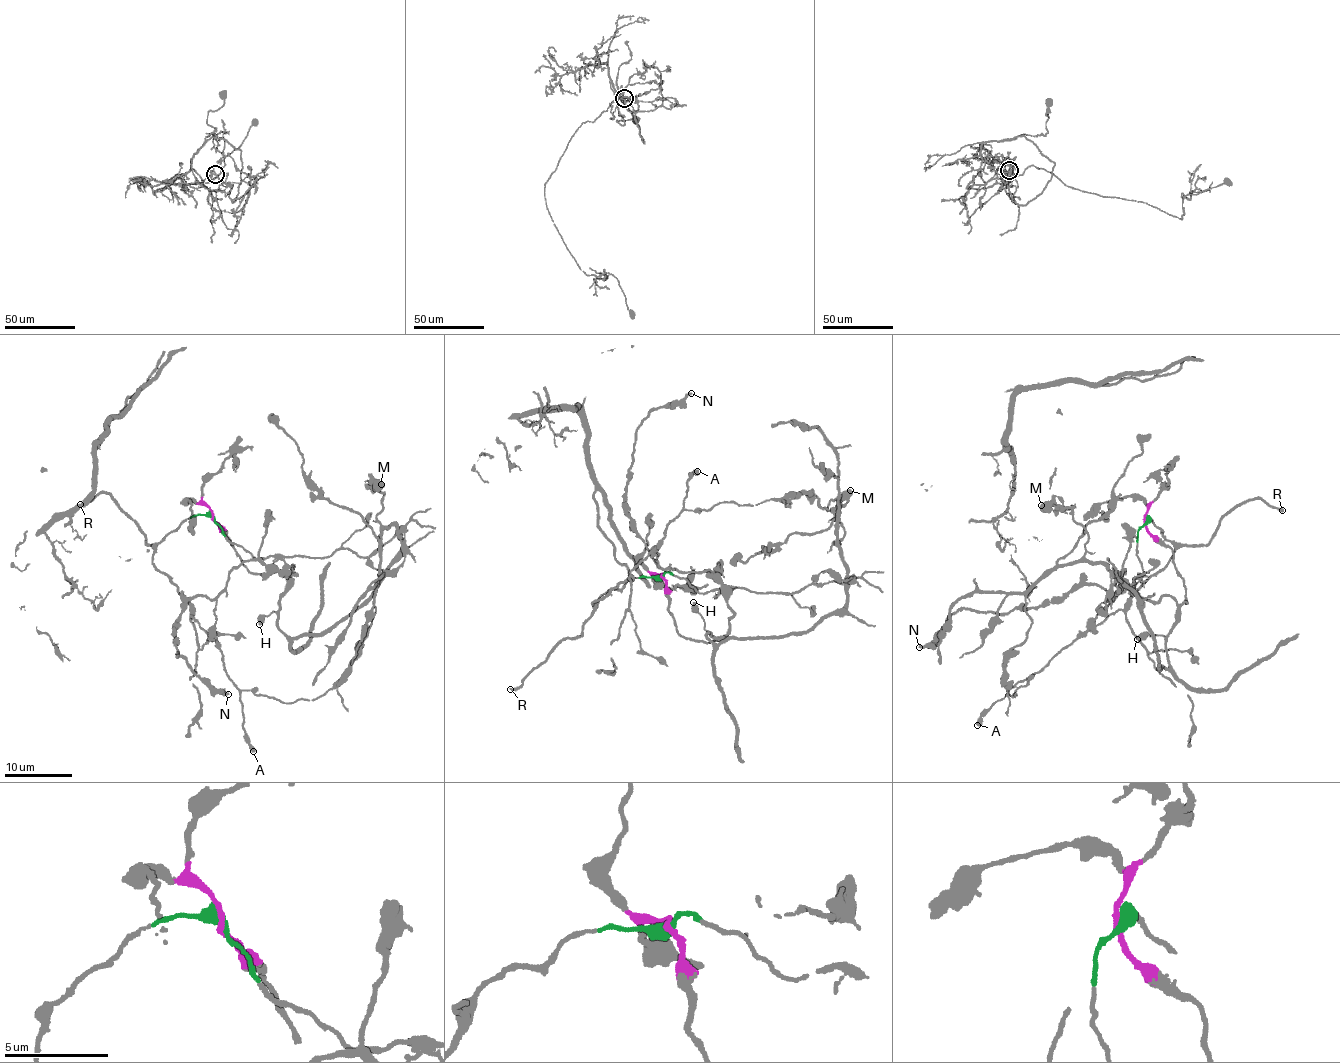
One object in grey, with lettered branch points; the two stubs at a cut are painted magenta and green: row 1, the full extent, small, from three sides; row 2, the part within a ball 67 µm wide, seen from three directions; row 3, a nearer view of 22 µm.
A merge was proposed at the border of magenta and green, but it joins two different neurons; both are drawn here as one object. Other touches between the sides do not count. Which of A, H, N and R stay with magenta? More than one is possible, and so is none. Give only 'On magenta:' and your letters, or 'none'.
On magenta: H, N

